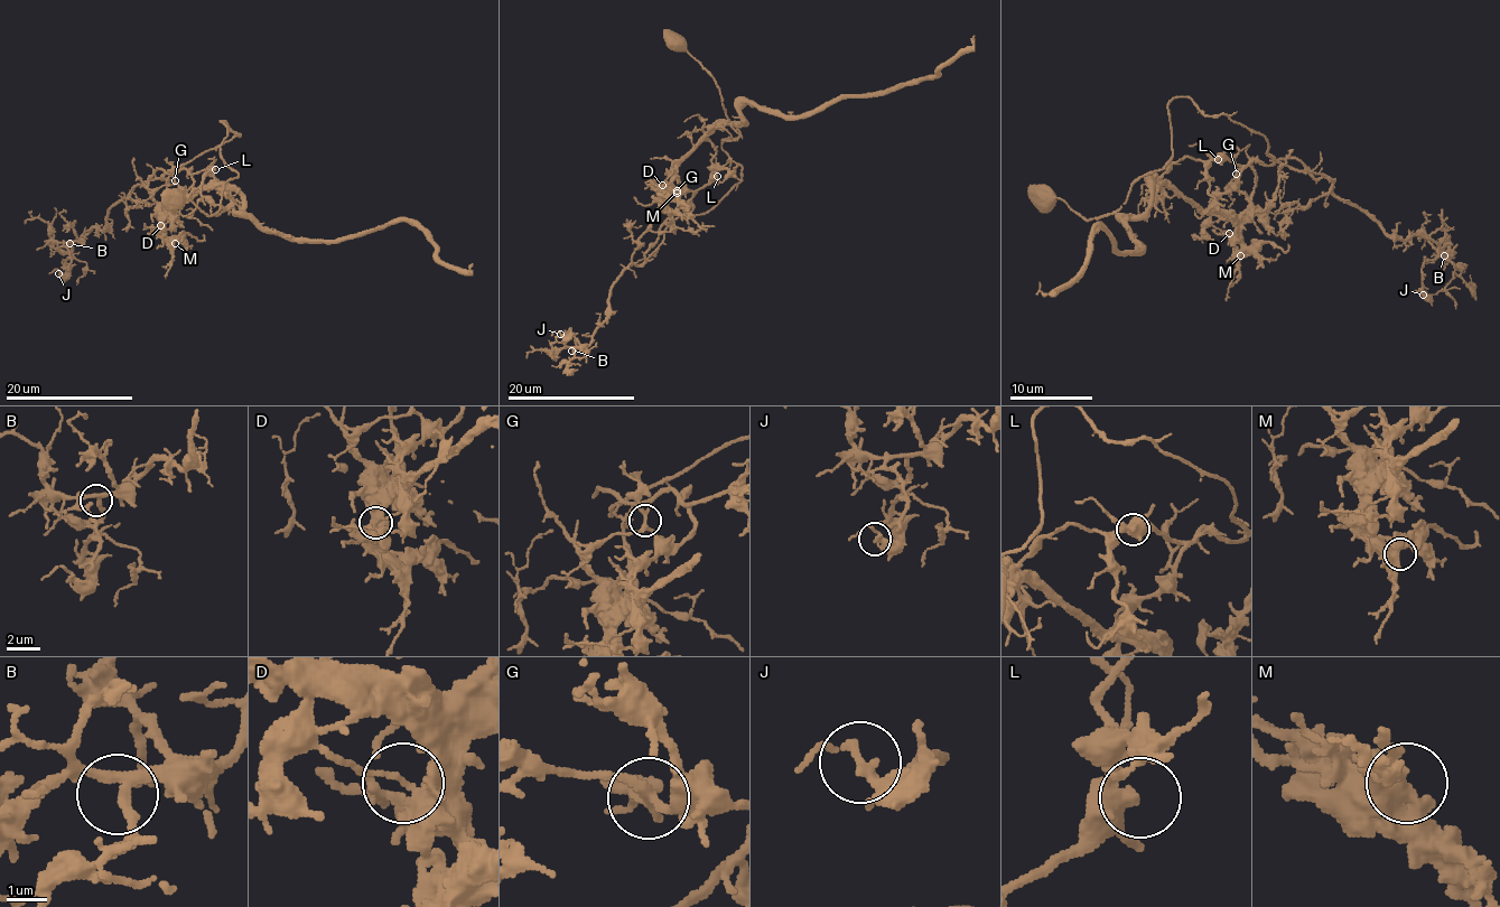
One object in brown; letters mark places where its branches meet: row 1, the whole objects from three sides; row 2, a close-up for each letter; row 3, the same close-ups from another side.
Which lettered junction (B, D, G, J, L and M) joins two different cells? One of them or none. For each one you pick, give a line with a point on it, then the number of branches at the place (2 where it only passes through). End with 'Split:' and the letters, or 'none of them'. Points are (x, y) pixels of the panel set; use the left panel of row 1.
D: at (160, 225); 3 branches meet
Split: D

